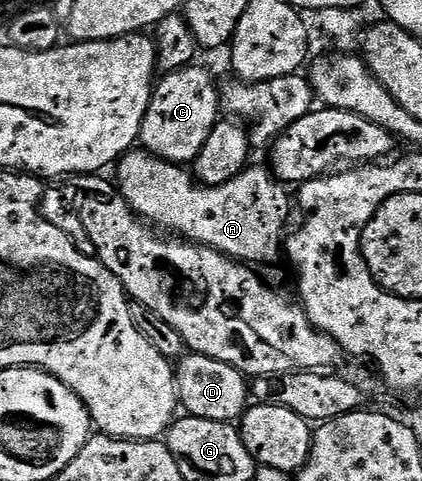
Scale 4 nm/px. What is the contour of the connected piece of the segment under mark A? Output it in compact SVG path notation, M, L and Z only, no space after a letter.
M142 148L128 150L119 159L117 169L119 169L118 193L122 194L131 209L148 223L156 227L164 226L164 228L159 228L186 241L197 242L201 246L212 246L217 252L235 259L236 262L244 264L275 262L279 254L281 258L281 247L285 242L283 229L286 228L287 221L291 218L293 198L292 195L291 198L287 195L288 187L280 182L270 169L251 170L252 168L247 168L225 184L204 186L190 169L184 168L178 162L167 162Z

